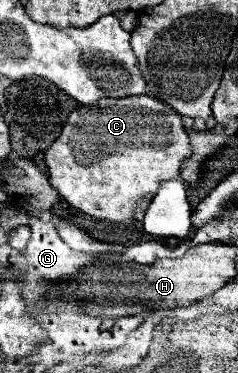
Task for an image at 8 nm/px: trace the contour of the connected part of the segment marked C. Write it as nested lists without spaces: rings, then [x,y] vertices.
[[[141,94],[127,98],[101,98],[91,106],[79,106],[73,110],[59,138],[45,152],[45,164],[49,168],[51,186],[57,188],[61,198],[65,198],[75,210],[95,220],[125,224],[135,220],[137,202],[141,198],[153,198],[161,182],[179,176],[181,164],[185,158],[189,158],[189,154],[189,136],[183,128],[181,116],[173,112],[171,106],[161,104],[161,100]]]

